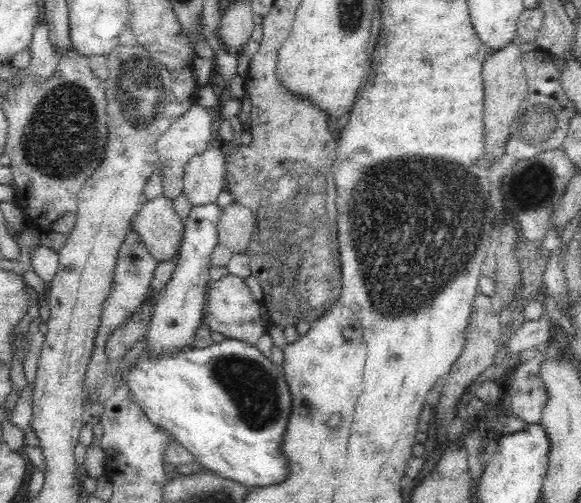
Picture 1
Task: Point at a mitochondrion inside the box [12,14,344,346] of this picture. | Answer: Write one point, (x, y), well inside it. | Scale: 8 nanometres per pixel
(60, 140)

